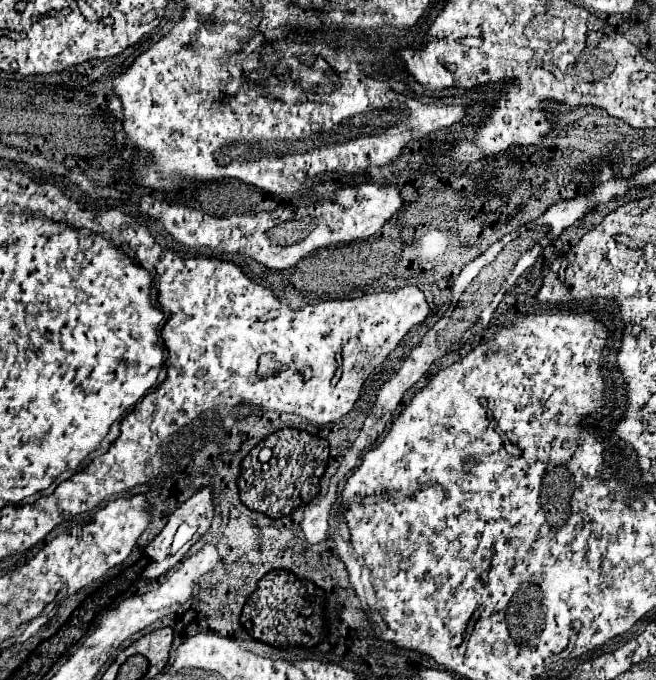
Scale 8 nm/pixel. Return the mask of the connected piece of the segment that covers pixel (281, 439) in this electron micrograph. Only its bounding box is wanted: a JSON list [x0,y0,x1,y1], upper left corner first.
[238,429,328,519]

